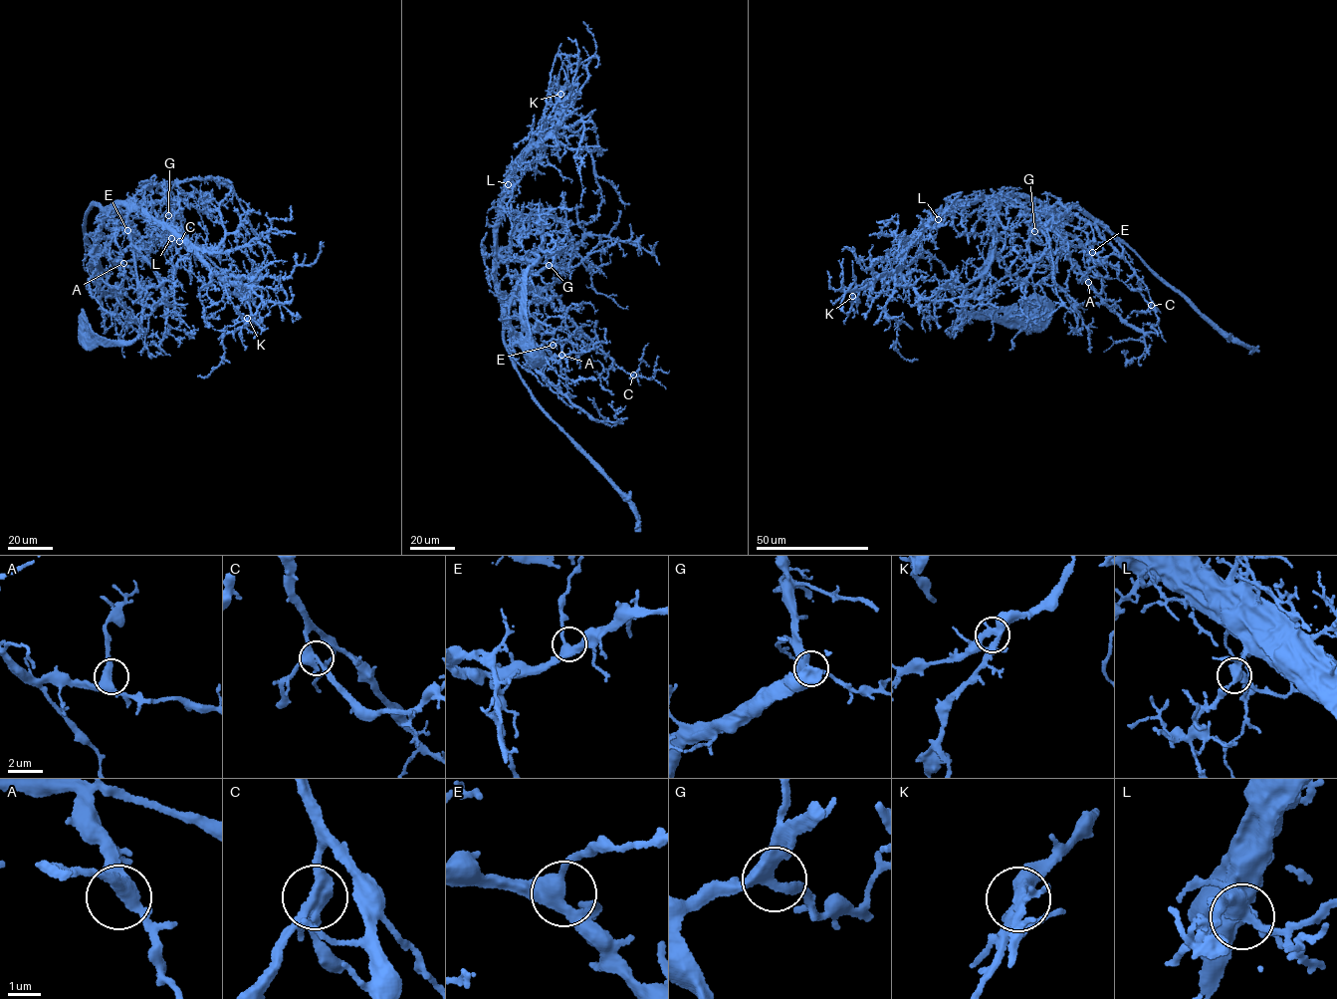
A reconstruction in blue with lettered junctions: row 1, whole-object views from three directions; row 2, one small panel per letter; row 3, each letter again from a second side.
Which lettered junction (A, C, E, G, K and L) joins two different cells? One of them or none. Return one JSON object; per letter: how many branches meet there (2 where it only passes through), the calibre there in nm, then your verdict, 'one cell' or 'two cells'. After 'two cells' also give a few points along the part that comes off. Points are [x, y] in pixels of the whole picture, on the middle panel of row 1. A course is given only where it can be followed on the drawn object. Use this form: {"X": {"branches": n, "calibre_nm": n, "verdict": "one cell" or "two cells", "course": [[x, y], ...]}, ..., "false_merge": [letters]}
{"A": {"branches": 3, "calibre_nm": 360, "verdict": "one cell"}, "C": {"branches": 3, "calibre_nm": 360, "verdict": "one cell"}, "E": {"branches": 3, "calibre_nm": 360, "verdict": "one cell"}, "G": {"branches": 3, "calibre_nm": 360, "verdict": "one cell"}, "K": {"branches": 3, "calibre_nm": 320, "verdict": "one cell"}, "L": {"branches": 3, "calibre_nm": 360, "verdict": "one cell"}, "false_merge": []}

